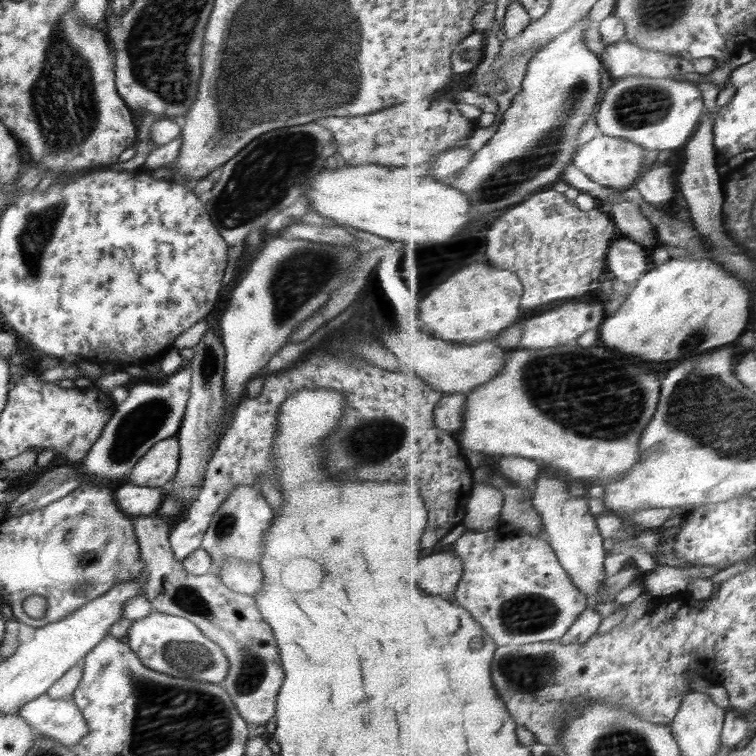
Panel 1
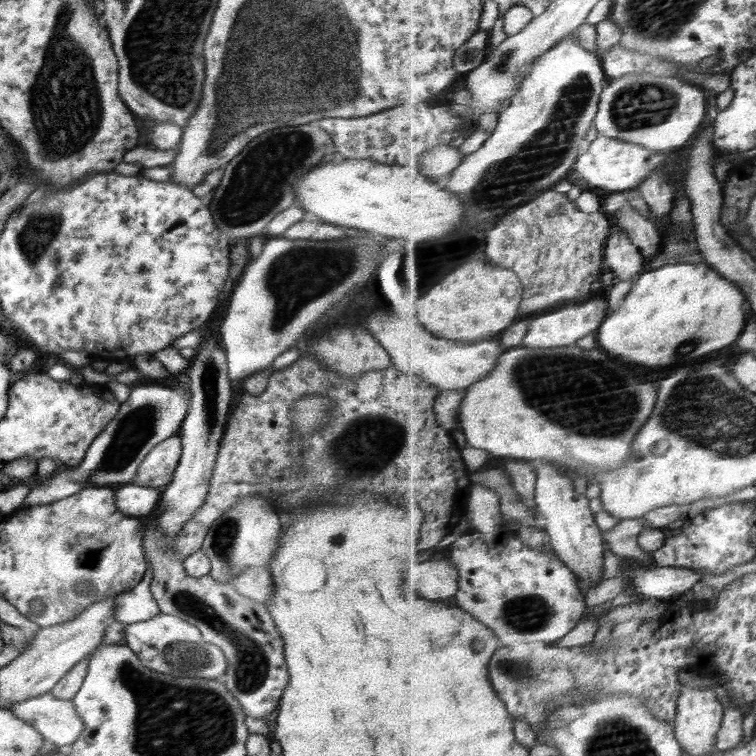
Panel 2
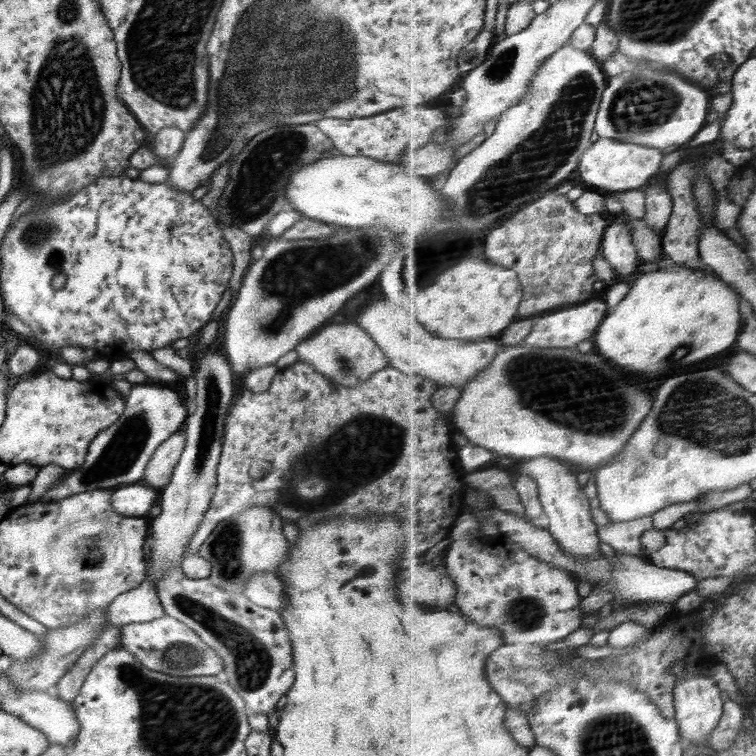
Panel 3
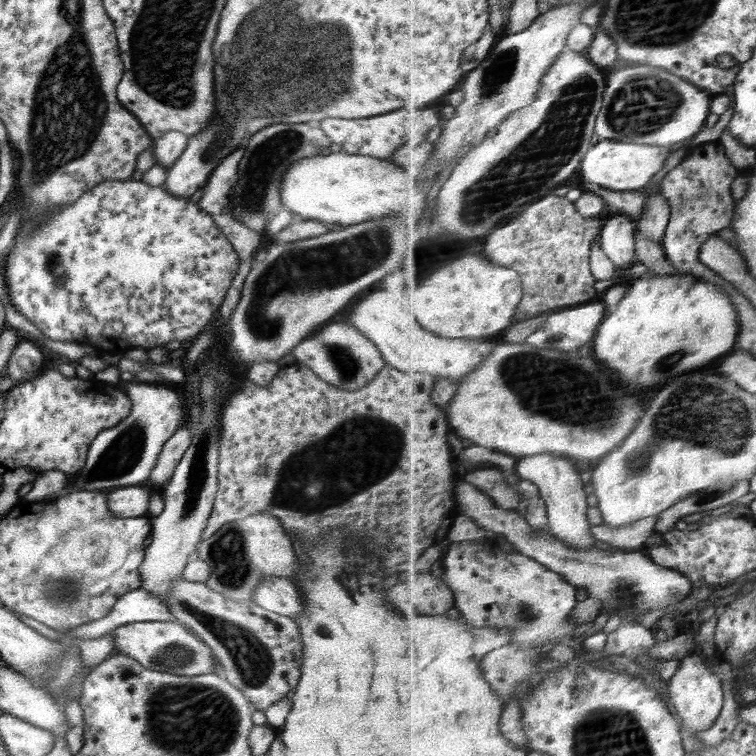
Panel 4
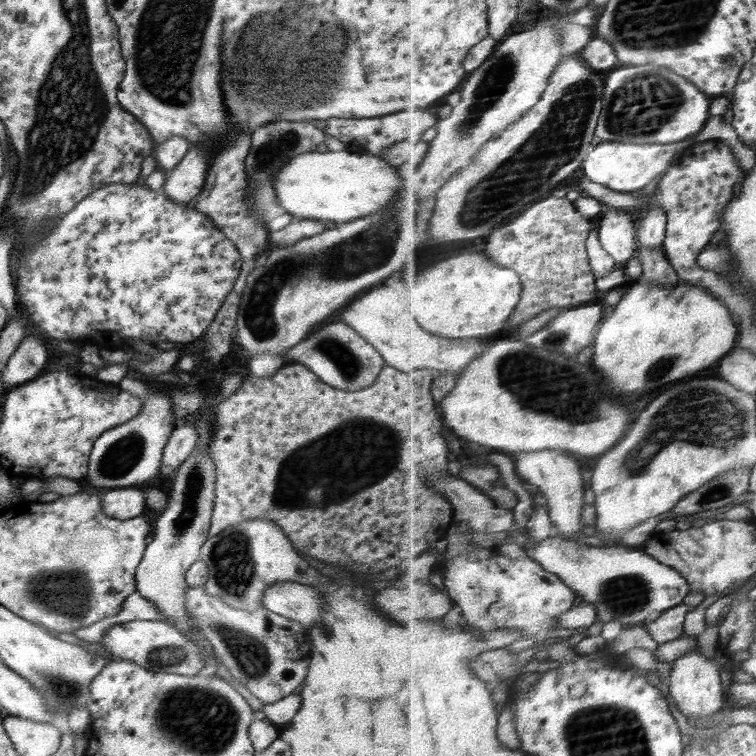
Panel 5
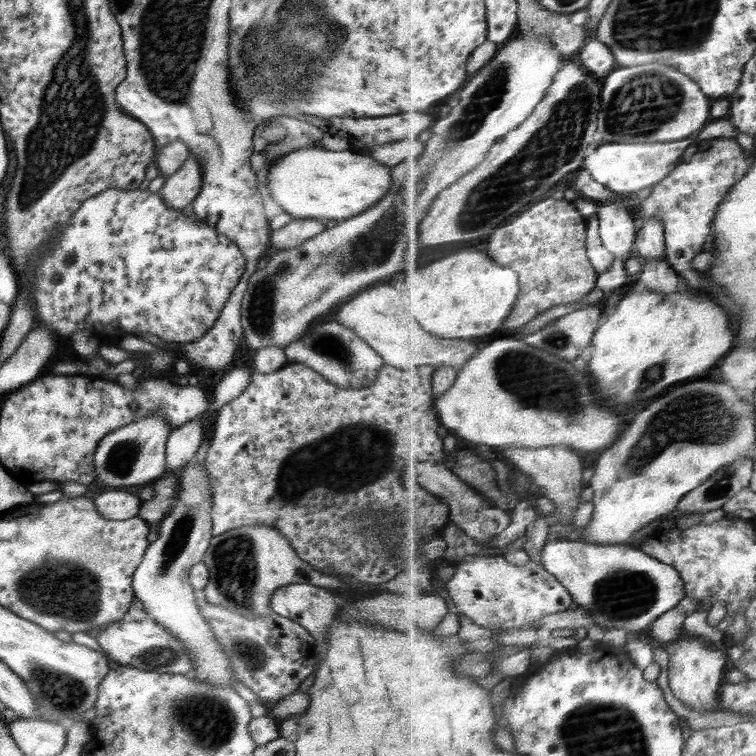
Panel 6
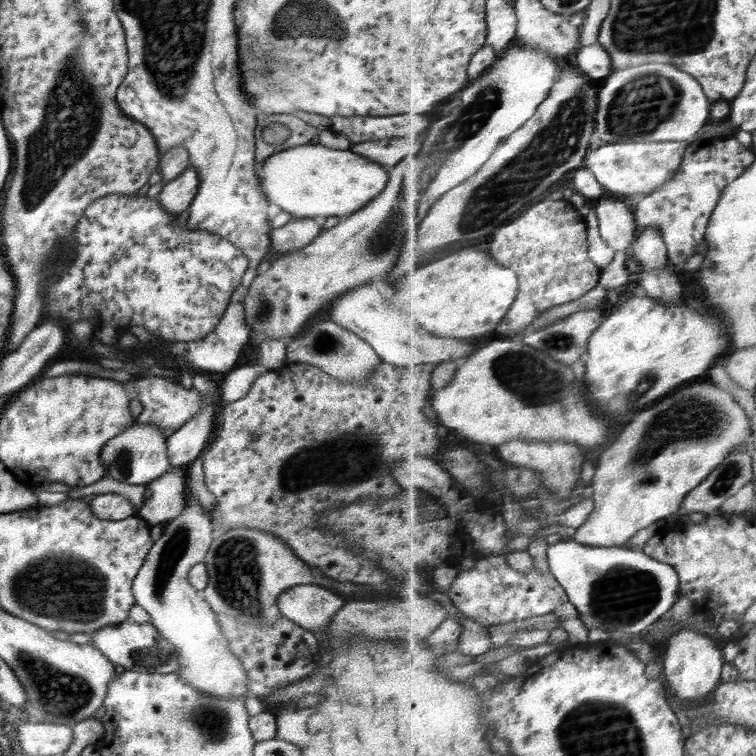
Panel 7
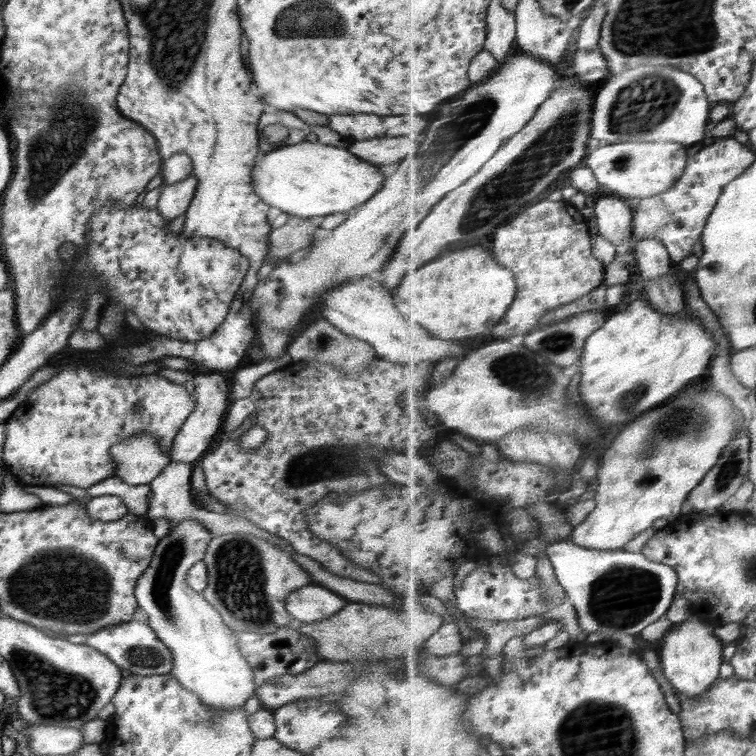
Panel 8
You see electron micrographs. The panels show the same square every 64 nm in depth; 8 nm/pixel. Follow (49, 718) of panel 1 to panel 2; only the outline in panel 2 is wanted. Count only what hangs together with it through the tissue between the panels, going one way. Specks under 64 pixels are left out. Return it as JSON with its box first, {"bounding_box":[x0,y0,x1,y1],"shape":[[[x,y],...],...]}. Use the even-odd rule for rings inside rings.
{"bounding_box":[8,693,84,749],"shape":[[[50,693],[16,702],[8,710],[32,725],[48,745],[63,749],[84,730],[74,703],[71,700],[58,700]]]}

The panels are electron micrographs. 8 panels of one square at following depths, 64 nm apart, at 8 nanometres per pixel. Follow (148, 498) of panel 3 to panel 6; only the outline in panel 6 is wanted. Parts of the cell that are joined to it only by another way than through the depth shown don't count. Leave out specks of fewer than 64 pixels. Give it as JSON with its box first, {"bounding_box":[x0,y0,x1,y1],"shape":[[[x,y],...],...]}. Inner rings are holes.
{"bounding_box":[94,488,142,520],"shape":[[[110,488],[94,499],[94,505],[100,516],[110,520],[126,520],[136,516],[142,502],[139,492],[130,493],[121,488]]]}

